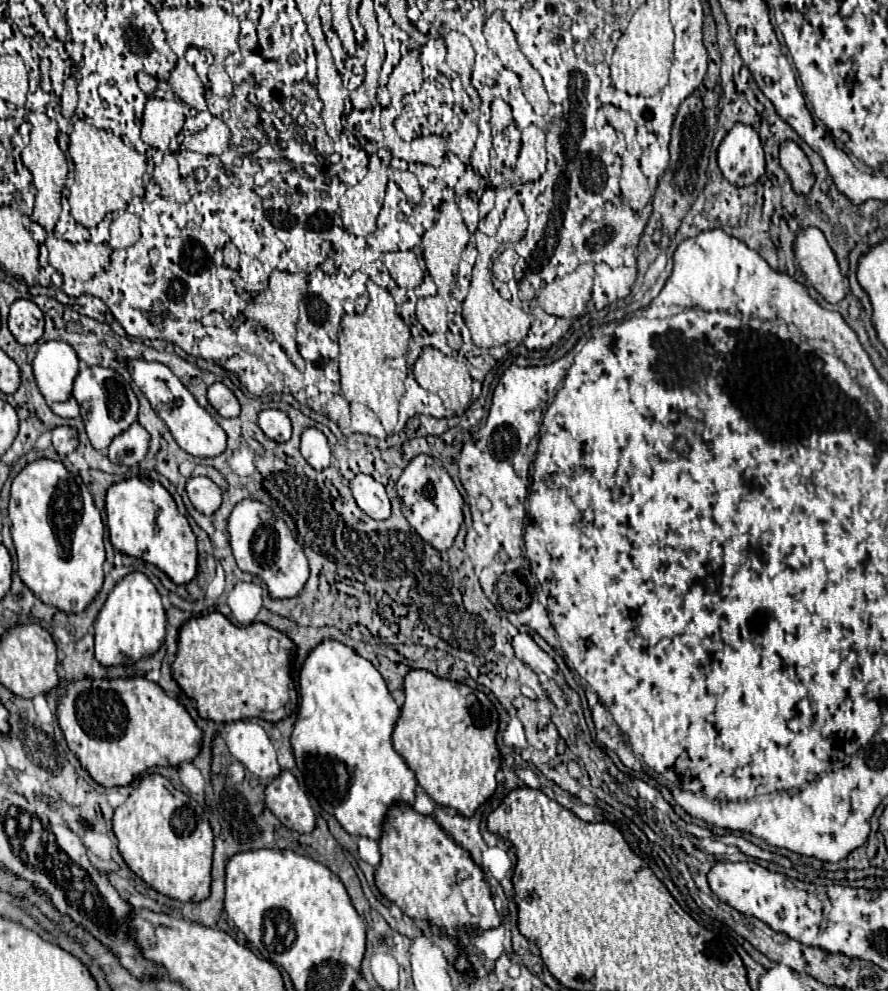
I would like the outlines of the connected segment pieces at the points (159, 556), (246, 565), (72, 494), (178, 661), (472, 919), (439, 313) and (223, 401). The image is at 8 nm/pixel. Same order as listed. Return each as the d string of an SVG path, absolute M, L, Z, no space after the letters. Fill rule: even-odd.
M128 478L112 484L106 494L106 522L110 542L118 552L158 566L176 584L188 584L196 576L196 536L160 482L146 484L140 478Z
M252 498L238 502L230 514L228 532L230 532L230 544L234 550L234 558L240 570L262 578L272 598L292 598L300 594L310 574L304 550L298 546L286 522L274 516L270 506L258 500L252 500Z
M40 458L26 464L12 482L10 490L10 520L12 520L12 540L18 554L18 574L22 582L46 604L56 606L64 612L82 612L94 596L100 592L104 582L104 526L100 512L94 506L90 490L80 476L68 472L68 468L58 460Z
M224 614L190 618L178 630L178 650L172 662L172 676L182 692L196 700L198 714L212 722L234 722L242 718L262 718L278 722L290 716L298 704L296 686L290 676L292 640L262 624L234 626ZM268 640L280 640L280 652L268 652Z
M394 804L384 818L378 844L382 862L376 868L376 886L406 916L428 920L448 936L456 936L464 924L478 930L500 926L500 914L494 908L486 880L482 882L482 868L472 862L470 854L432 816L418 814L408 804Z
M440 294L435 297L427 297L418 300L416 307L417 321L422 325L427 333L444 331L447 337L451 336L447 321L447 306L451 300L448 294L448 300L444 300Z
M214 382L208 388L208 402L218 410L220 416L224 418L232 418L240 414L240 404L236 400L236 396L232 394L230 388L226 388L222 382Z

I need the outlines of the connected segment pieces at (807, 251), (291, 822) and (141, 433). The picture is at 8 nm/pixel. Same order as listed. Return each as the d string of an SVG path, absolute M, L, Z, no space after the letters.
M808 226L798 232L794 240L794 264L826 302L836 304L846 296L834 252L818 228Z
M282 770L278 778L274 778L264 790L266 808L278 816L278 820L296 830L296 832L312 832L314 830L314 810L310 806L308 796L300 790L292 772Z
M134 422L128 430L124 430L112 440L112 444L108 446L108 458L112 462L136 466L138 462L144 460L148 444L150 444L150 434L138 422Z

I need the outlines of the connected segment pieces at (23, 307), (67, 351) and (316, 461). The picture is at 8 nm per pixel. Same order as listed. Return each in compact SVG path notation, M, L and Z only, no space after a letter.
M20 298L10 306L8 326L14 338L20 344L28 346L34 344L44 332L44 314L32 300Z
M44 342L34 358L36 384L48 406L66 418L78 414L72 400L72 382L78 374L78 356L66 342Z
M306 428L302 434L302 456L306 462L316 468L324 470L330 466L330 448L326 436L318 428Z

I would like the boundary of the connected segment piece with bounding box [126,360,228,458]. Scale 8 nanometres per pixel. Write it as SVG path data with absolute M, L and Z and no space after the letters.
M128 360L126 362L128 372L132 374L136 386L144 392L144 396L150 400L152 408L158 412L158 416L166 422L170 428L174 440L182 450L186 450L192 456L212 458L220 456L226 450L226 432L222 426L194 400L194 396L184 388L184 384L160 362L146 362L146 360Z

